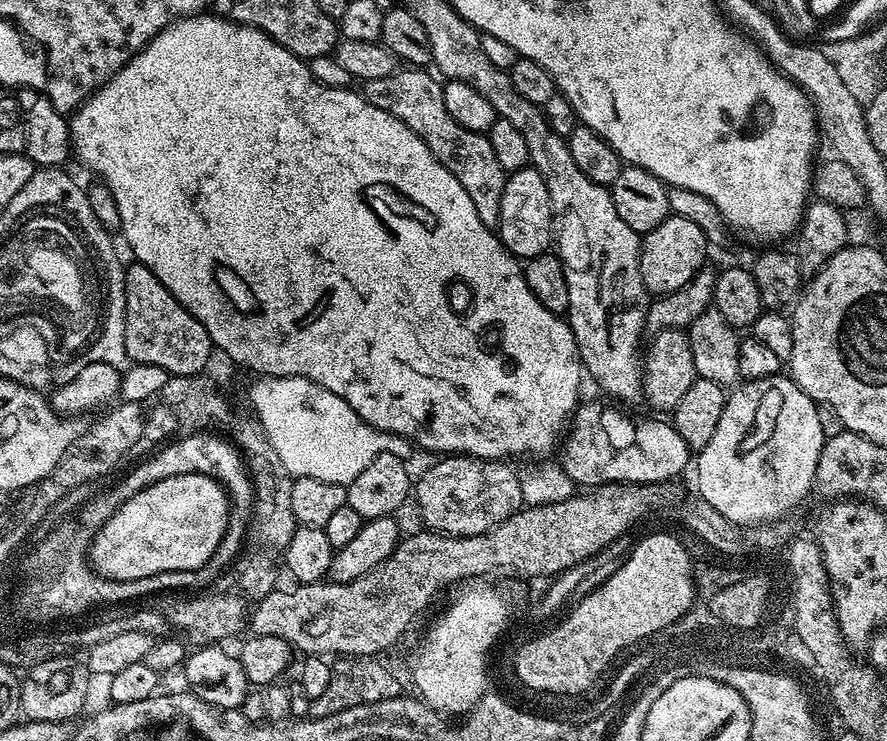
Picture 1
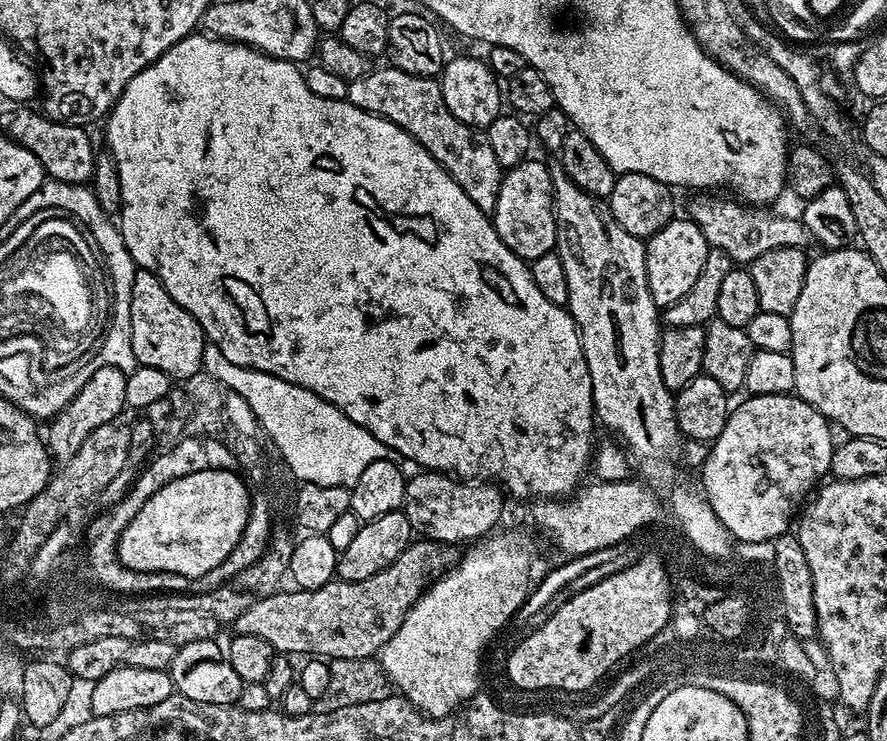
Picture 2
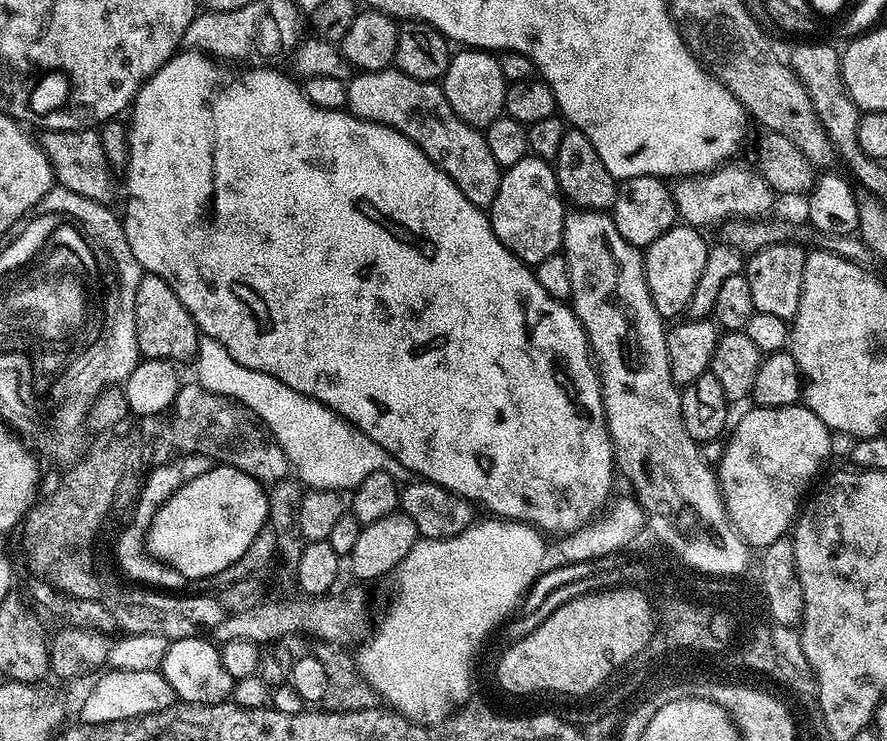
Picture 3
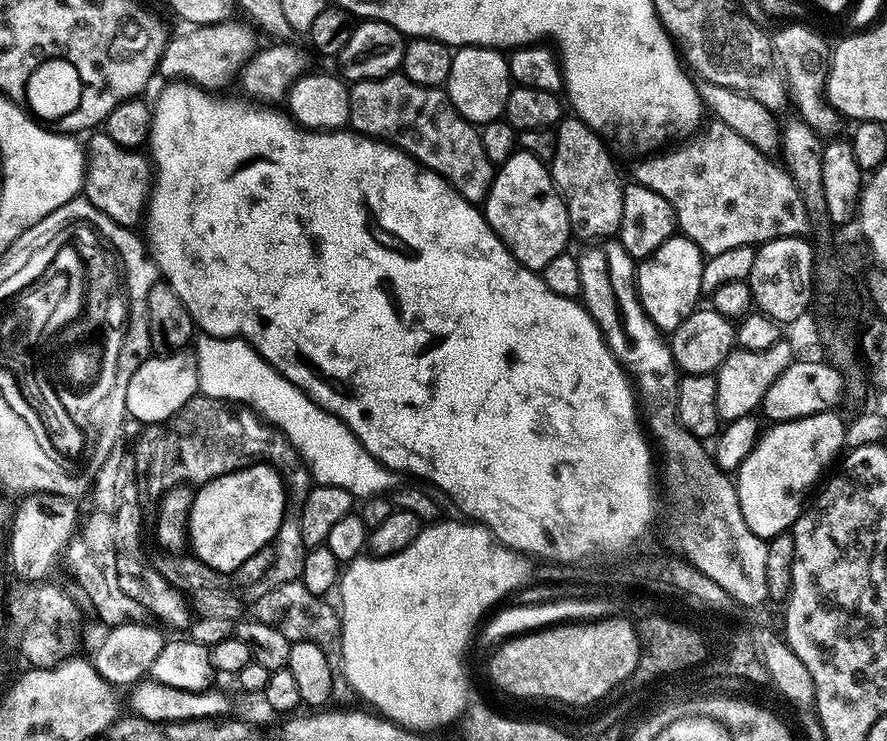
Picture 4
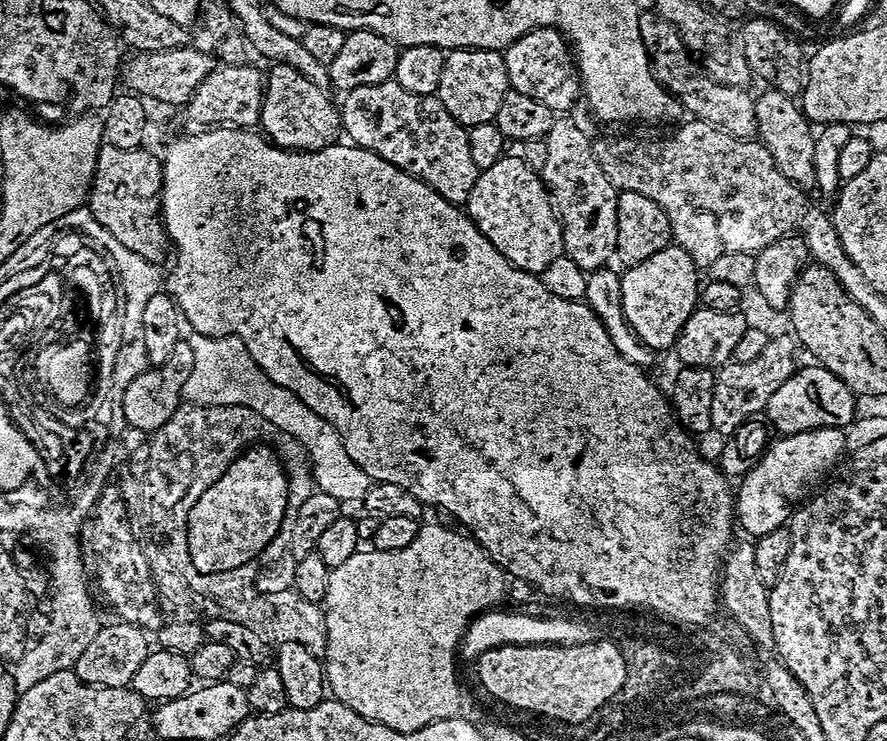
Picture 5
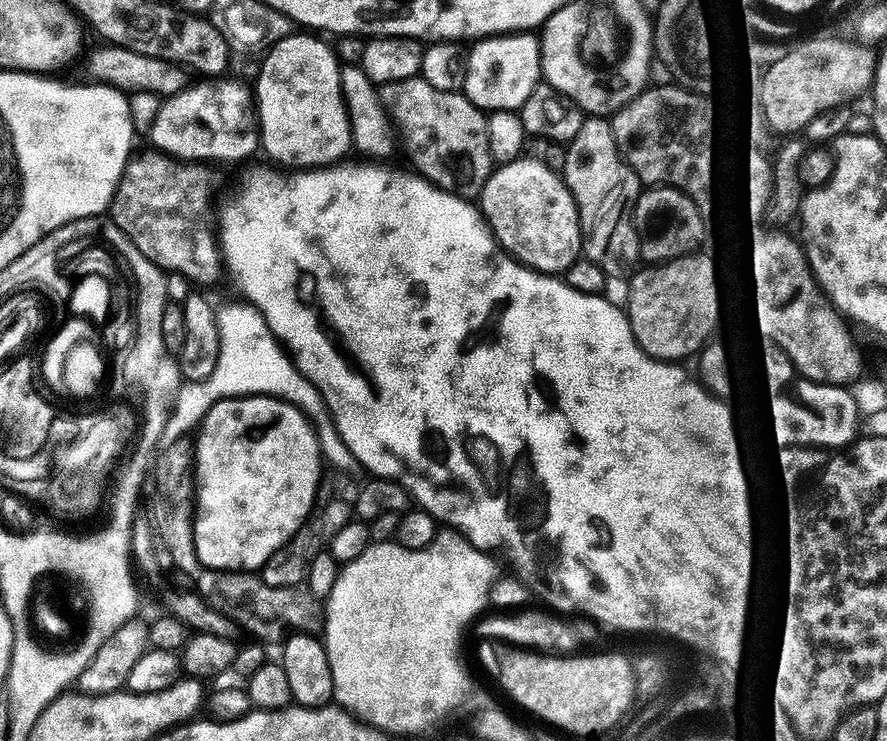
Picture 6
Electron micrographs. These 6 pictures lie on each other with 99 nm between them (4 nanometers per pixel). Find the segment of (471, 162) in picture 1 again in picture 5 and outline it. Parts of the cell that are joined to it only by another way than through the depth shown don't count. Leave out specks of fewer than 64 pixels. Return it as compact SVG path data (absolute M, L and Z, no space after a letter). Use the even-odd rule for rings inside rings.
M393 78L380 84L354 86L354 90L343 93L342 99L342 132L351 143L377 152L386 162L417 176L451 204L467 205L482 169L474 162L468 128L442 106L439 96L414 94Z

